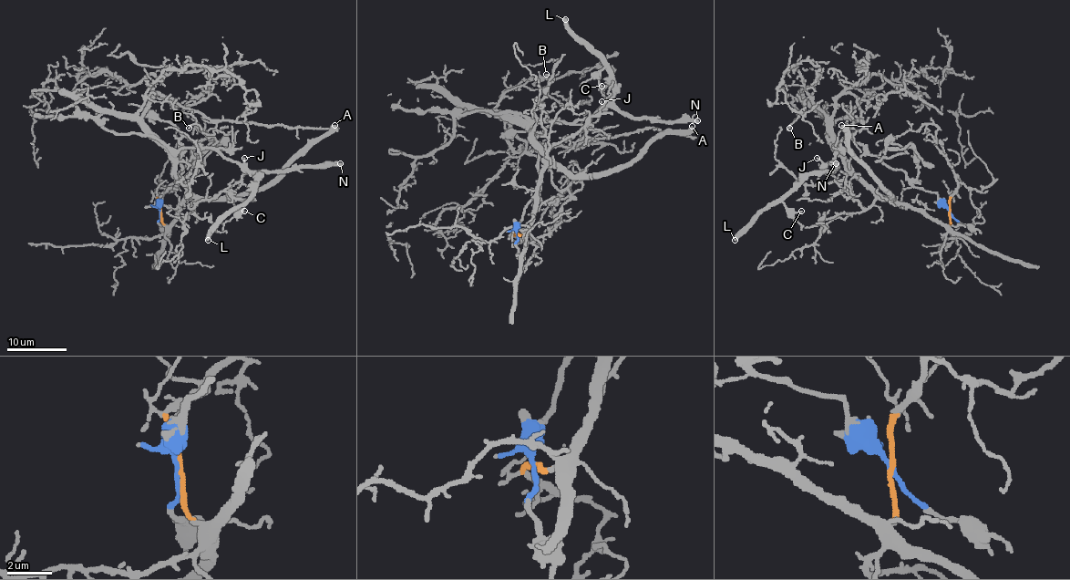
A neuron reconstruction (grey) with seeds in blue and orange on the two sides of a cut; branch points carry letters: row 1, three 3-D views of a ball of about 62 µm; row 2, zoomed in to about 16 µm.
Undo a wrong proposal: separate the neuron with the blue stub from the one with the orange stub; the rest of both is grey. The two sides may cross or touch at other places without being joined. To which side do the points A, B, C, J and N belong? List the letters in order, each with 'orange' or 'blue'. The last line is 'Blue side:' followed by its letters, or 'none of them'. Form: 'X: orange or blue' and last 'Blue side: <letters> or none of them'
A: orange
B: orange
C: blue
J: blue
N: blue
Blue side: C, J, N

